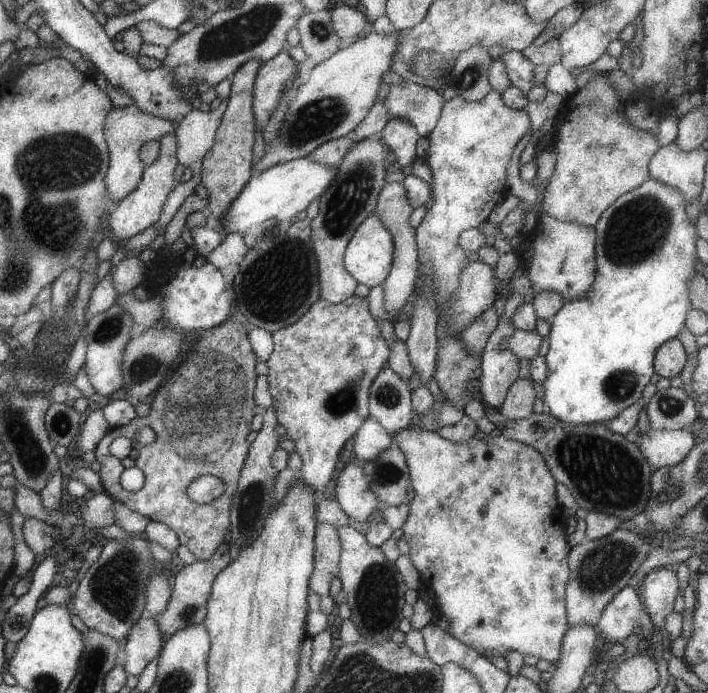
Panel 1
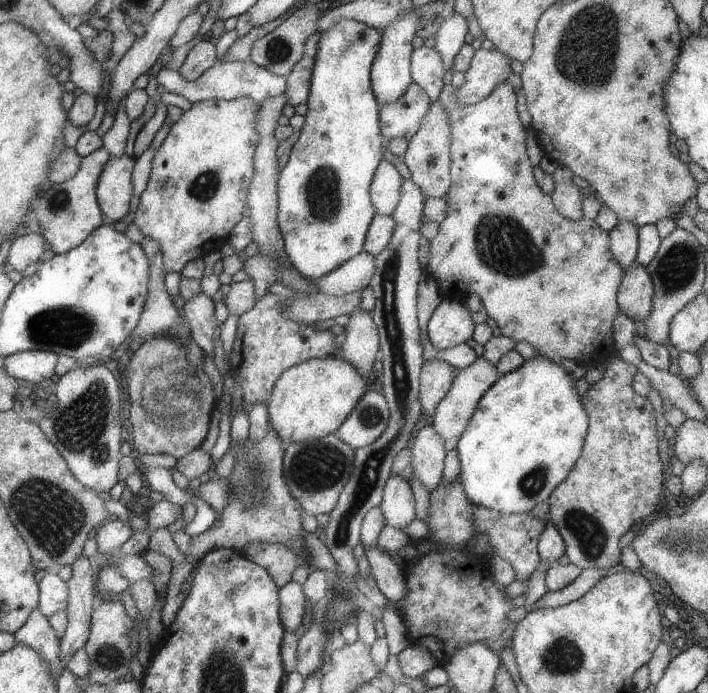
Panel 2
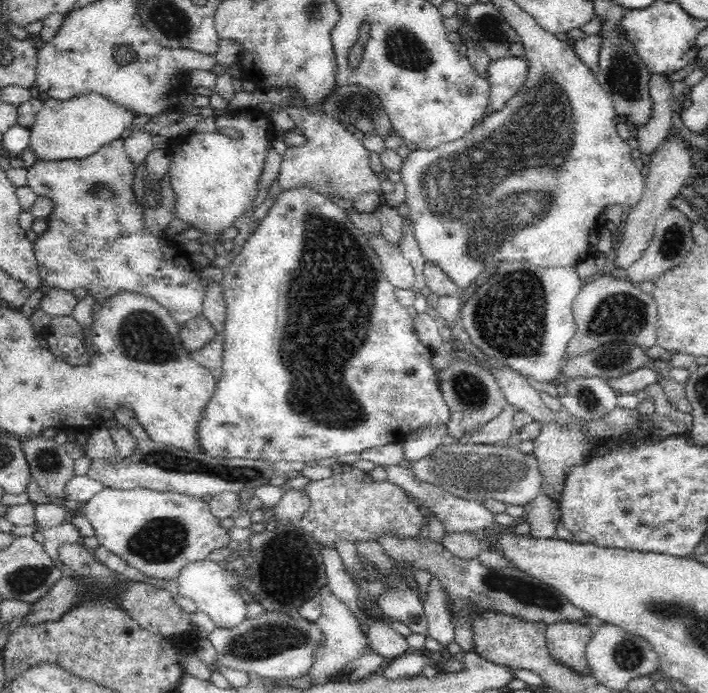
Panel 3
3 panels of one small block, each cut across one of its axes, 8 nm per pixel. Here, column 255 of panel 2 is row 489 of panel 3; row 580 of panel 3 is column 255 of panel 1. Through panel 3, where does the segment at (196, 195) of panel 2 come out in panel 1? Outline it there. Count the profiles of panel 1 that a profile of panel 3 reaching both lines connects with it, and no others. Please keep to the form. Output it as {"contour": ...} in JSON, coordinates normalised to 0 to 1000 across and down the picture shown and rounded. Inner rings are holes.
{"contour":[[[524,43],[517,51],[496,58],[465,84],[448,91],[439,101],[434,117],[419,126],[417,140],[408,146],[408,154],[394,185],[394,198],[390,205],[374,205],[371,227],[356,242],[371,247],[371,244],[374,245],[391,235],[434,227],[452,208],[462,206],[468,201],[479,199],[479,196],[497,189],[520,166],[521,157],[527,153],[538,107],[551,101],[561,68],[565,68],[561,43],[545,51]]]}

